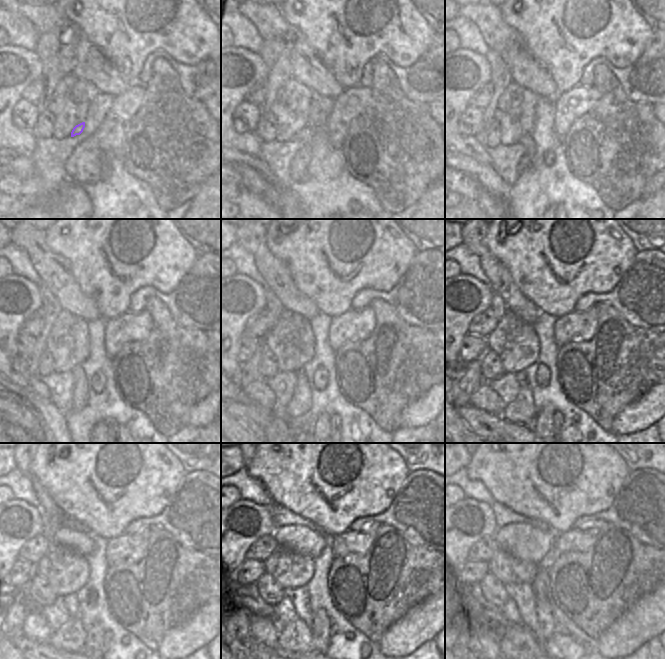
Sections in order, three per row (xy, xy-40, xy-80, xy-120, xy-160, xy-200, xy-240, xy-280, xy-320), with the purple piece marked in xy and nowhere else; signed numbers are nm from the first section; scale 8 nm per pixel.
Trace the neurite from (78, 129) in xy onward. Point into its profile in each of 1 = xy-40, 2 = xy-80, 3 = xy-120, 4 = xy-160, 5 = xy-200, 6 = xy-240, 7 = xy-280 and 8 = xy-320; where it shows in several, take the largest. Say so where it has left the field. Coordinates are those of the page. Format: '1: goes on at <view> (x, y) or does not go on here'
1: goes on at xy-40 (305, 134)
2: goes on at xy-80 (526, 140)
3: goes on at xy-120 (80, 396)
4: goes on at xy-160 (300, 403)
5: goes on at xy-200 (521, 410)
6: goes on at xy-240 (71, 636)
7: goes on at xy-280 (296, 637)
8: goes on at xy-320 (519, 646)

